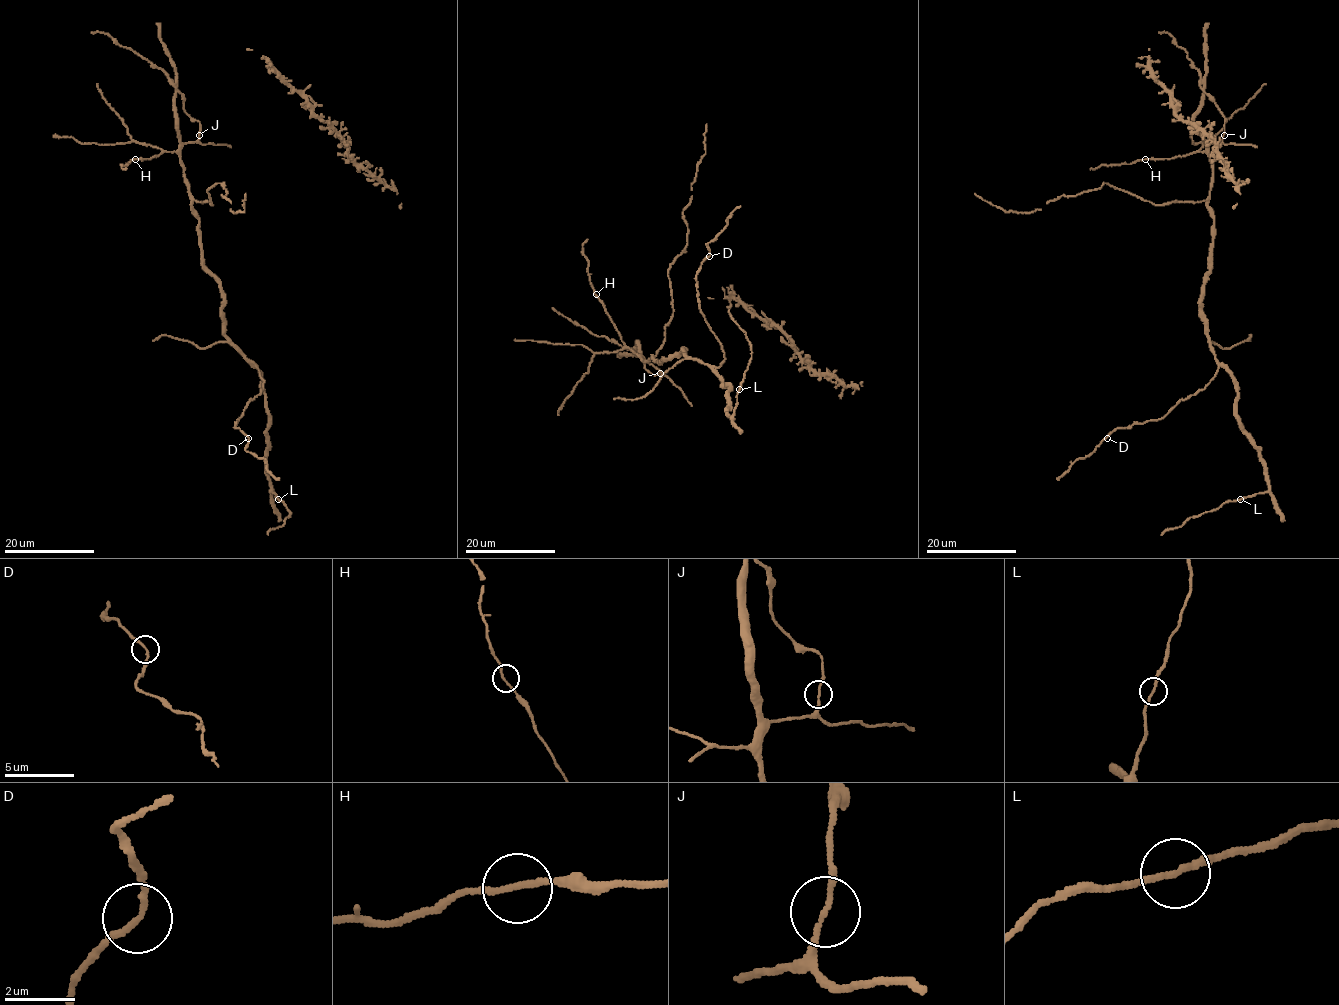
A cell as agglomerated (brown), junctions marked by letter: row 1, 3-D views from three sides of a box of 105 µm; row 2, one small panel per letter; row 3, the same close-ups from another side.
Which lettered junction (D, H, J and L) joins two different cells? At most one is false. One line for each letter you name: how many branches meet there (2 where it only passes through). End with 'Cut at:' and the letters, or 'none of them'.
Cut at: none of them

